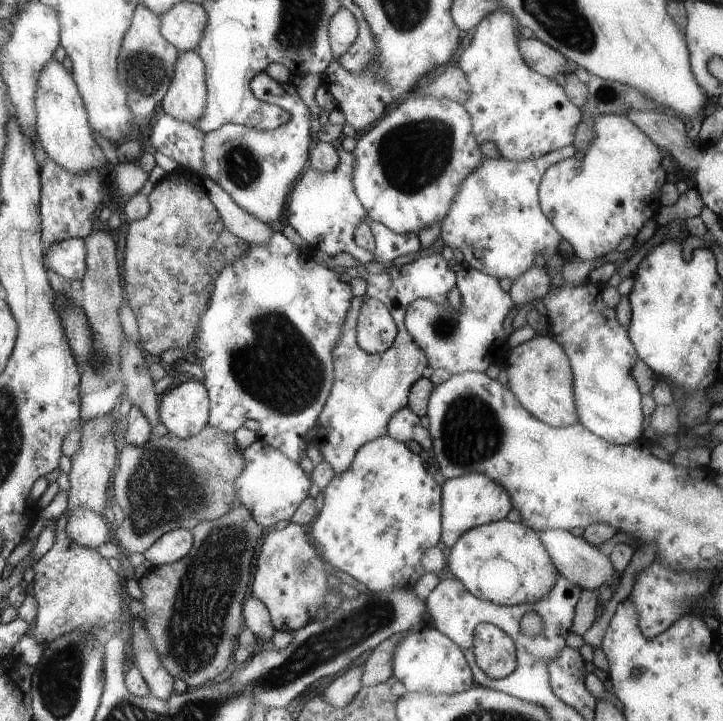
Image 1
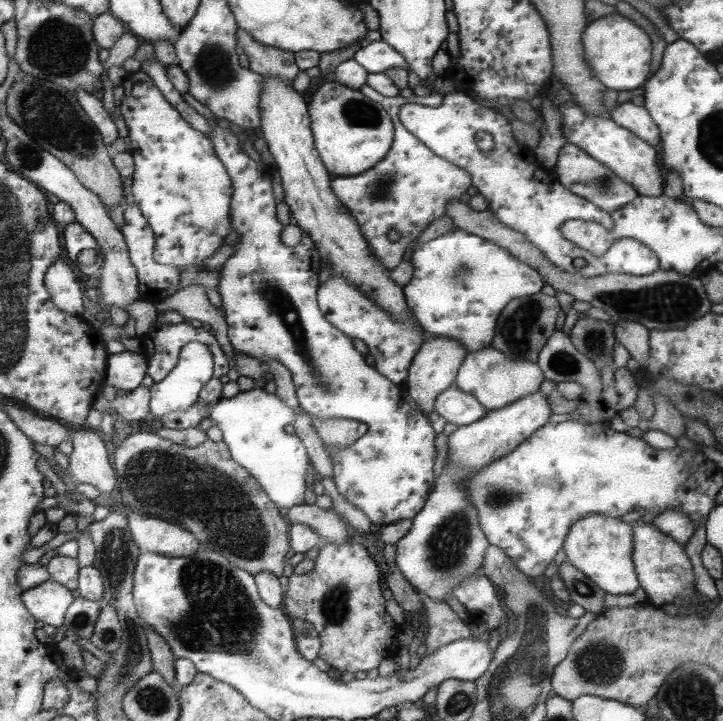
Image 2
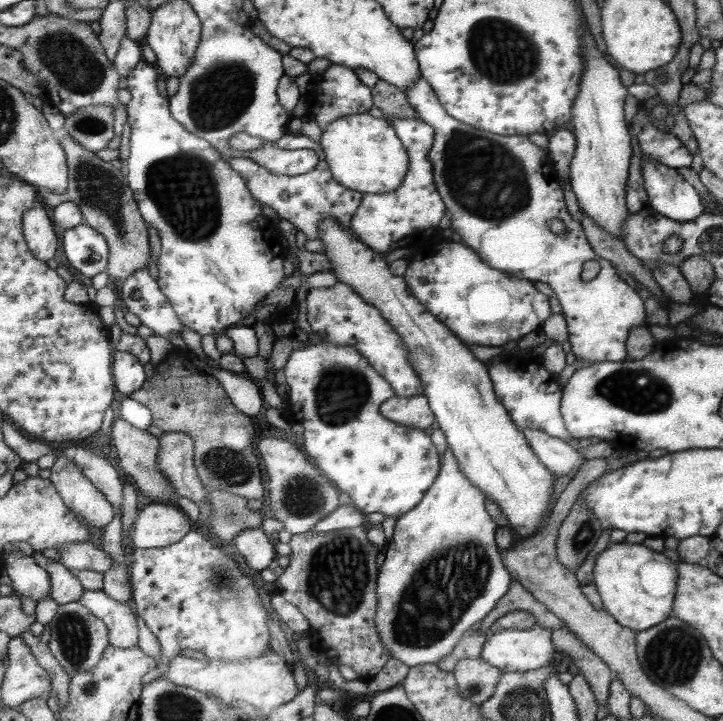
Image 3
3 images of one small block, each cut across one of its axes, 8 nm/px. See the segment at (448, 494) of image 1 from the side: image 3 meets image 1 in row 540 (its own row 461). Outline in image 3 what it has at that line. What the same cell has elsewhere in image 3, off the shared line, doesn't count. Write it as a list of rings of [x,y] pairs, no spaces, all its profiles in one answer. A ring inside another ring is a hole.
[[[447,448],[435,484],[411,512],[405,512],[405,516],[397,518],[391,542],[387,548],[383,548],[385,562],[377,574],[375,626],[385,650],[395,662],[401,662],[409,670],[417,668],[419,664],[437,666],[439,660],[449,656],[463,632],[475,622],[481,622],[513,582],[513,576],[505,568],[495,542],[497,526],[487,516],[483,502],[485,494],[467,480],[467,476],[459,470],[457,456],[453,456],[453,452]]]

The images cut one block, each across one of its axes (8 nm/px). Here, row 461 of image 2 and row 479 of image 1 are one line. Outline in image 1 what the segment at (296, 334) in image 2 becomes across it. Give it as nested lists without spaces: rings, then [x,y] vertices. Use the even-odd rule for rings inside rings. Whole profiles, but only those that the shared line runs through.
[[[387,434],[371,438],[361,446],[353,466],[345,474],[333,476],[319,494],[321,510],[319,518],[311,526],[311,542],[333,570],[339,570],[351,576],[355,582],[363,584],[367,590],[381,590],[393,586],[415,586],[425,578],[425,572],[419,566],[419,556],[425,548],[439,542],[439,520],[441,520],[441,486],[429,476],[423,468],[419,456],[411,454],[401,440],[395,440]]]

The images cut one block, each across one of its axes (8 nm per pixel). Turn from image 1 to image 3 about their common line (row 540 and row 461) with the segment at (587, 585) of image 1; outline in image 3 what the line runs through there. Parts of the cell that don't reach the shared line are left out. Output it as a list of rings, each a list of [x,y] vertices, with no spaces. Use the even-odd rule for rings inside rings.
[[[525,428],[521,432],[525,434],[533,452],[537,454],[537,460],[545,468],[549,468],[557,478],[563,474],[567,476],[571,472],[577,472],[585,464],[585,458],[581,454],[577,454],[577,450],[573,450],[567,442],[553,438],[535,428]]]

